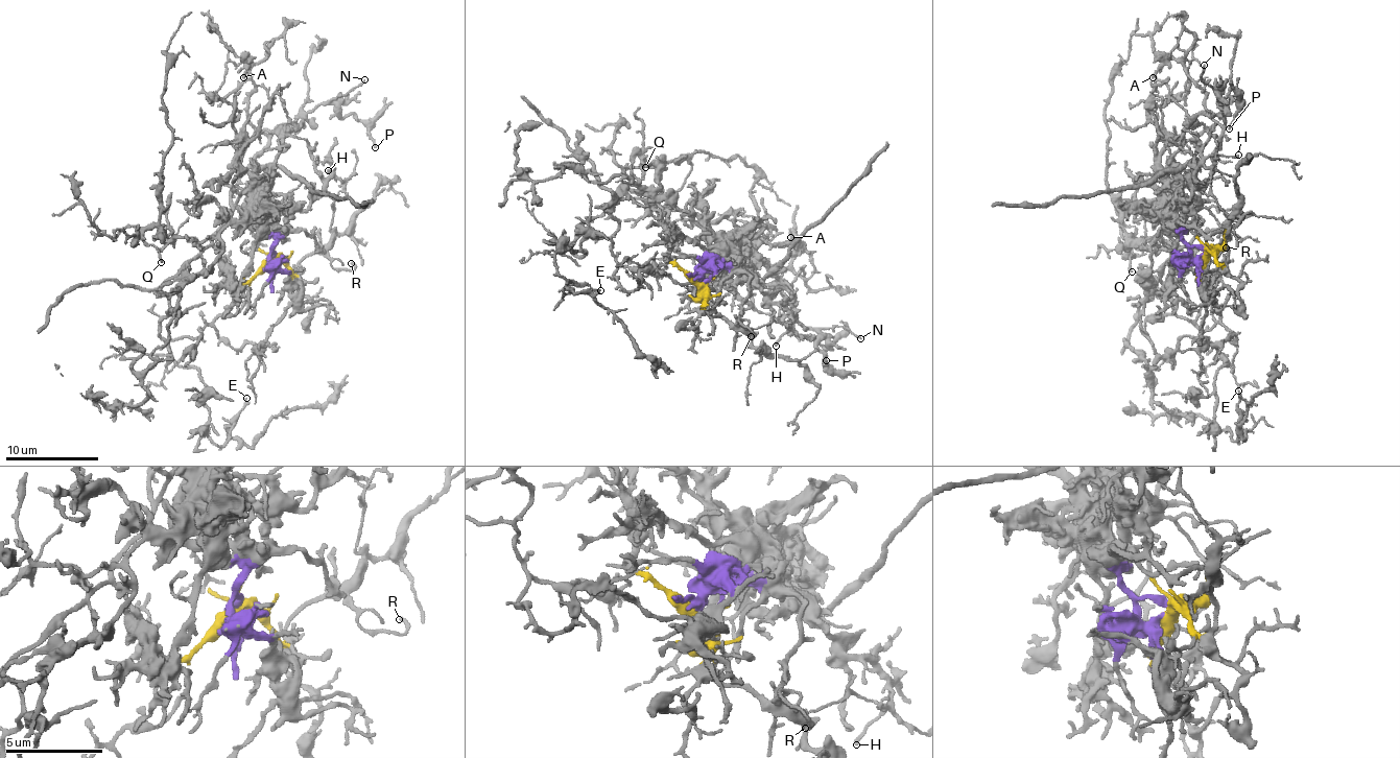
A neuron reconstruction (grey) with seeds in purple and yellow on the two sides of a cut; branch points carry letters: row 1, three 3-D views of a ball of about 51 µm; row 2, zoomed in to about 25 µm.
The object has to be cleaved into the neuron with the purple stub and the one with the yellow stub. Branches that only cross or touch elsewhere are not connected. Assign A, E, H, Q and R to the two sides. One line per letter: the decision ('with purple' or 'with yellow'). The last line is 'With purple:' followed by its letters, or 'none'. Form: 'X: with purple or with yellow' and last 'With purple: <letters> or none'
A: with yellow
E: with yellow
H: with purple
Q: with yellow
R: with yellow
With purple: H

